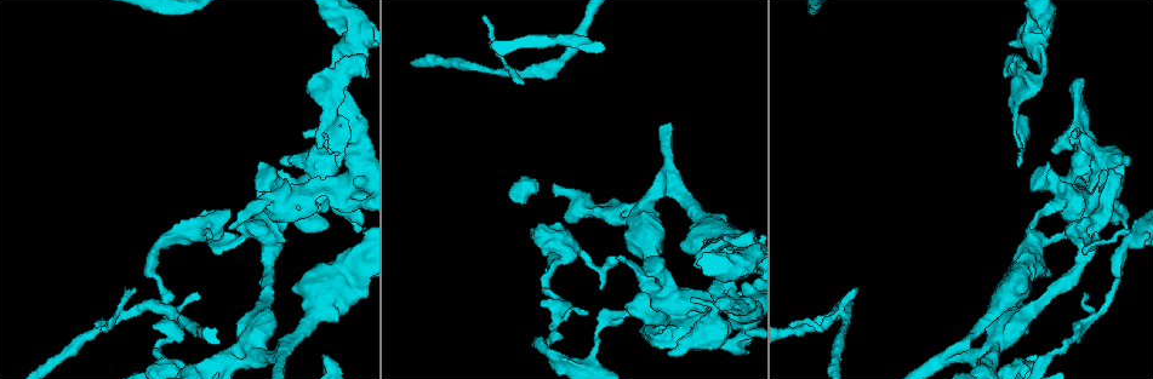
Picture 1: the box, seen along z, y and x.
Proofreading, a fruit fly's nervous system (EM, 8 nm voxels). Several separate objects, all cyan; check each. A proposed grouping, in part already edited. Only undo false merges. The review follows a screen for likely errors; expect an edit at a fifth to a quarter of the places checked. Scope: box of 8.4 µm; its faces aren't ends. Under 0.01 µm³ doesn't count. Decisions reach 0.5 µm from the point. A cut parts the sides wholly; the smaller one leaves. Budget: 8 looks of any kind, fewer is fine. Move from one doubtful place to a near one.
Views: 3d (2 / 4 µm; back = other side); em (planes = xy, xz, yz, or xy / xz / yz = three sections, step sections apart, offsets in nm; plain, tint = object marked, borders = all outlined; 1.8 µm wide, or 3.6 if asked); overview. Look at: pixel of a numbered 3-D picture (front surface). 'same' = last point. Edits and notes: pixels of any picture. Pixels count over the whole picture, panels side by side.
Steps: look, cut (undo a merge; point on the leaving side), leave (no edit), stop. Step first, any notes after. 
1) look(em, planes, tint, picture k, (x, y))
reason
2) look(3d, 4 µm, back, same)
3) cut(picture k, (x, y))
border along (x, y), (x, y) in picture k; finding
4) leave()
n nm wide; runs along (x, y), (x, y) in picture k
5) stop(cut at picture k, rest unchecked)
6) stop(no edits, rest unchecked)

look(em, xz, step 16, tint, picture 1, (1034, 49))
sharp bend

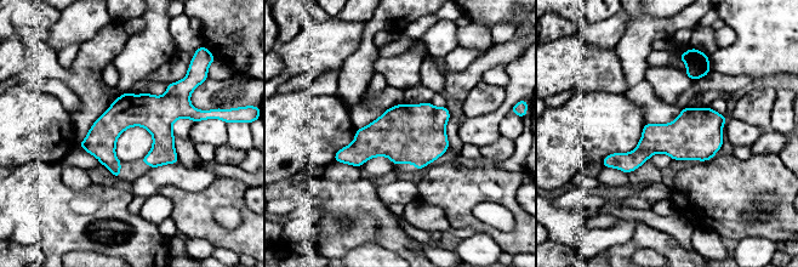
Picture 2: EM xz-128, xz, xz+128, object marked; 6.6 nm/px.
leave()
runs along (197, 114), (125, 112), (84, 145) in picture 2; one neuron here

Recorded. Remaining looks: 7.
look(3d, 2 µm, picture 1, (685, 345))
thick turns thin

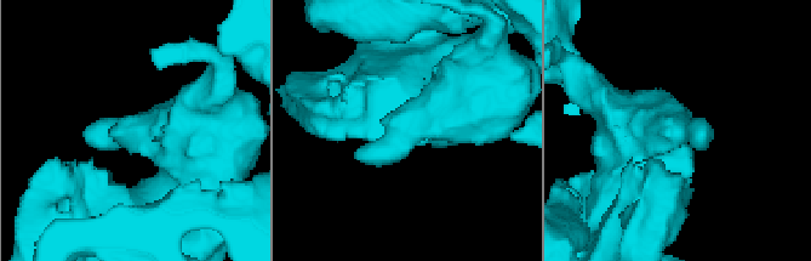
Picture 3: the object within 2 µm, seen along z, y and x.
look(em, planes, tint, picture 3, (675, 130))
shape alone is not enough

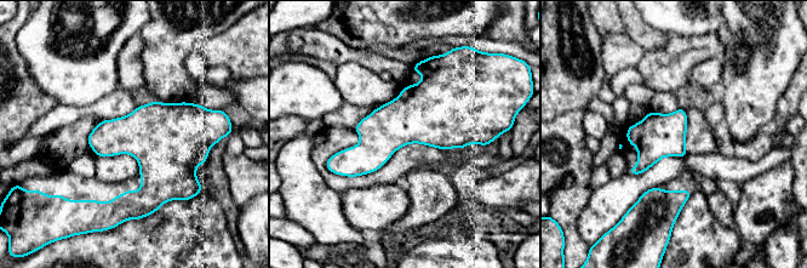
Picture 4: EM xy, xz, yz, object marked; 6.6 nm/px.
leave()
continuous, no second neuron

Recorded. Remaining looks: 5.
look(em, planes, tint, picture 1, (620, 317))
calibre changes

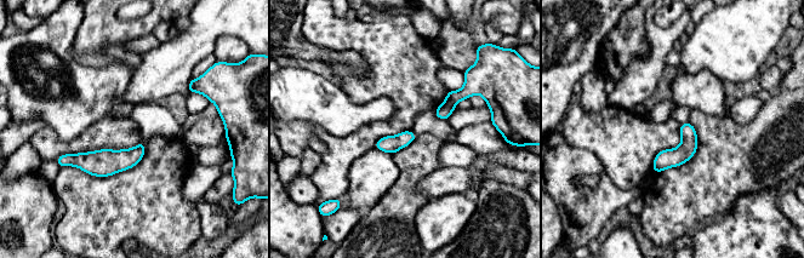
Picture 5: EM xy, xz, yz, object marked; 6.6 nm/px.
cut(picture 5, (443, 112))
border along (443, 103), (454, 108) in picture 5; a second neuron is stuck on

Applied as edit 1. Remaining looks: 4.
stop(cut at picture 5, rest unchecked)

